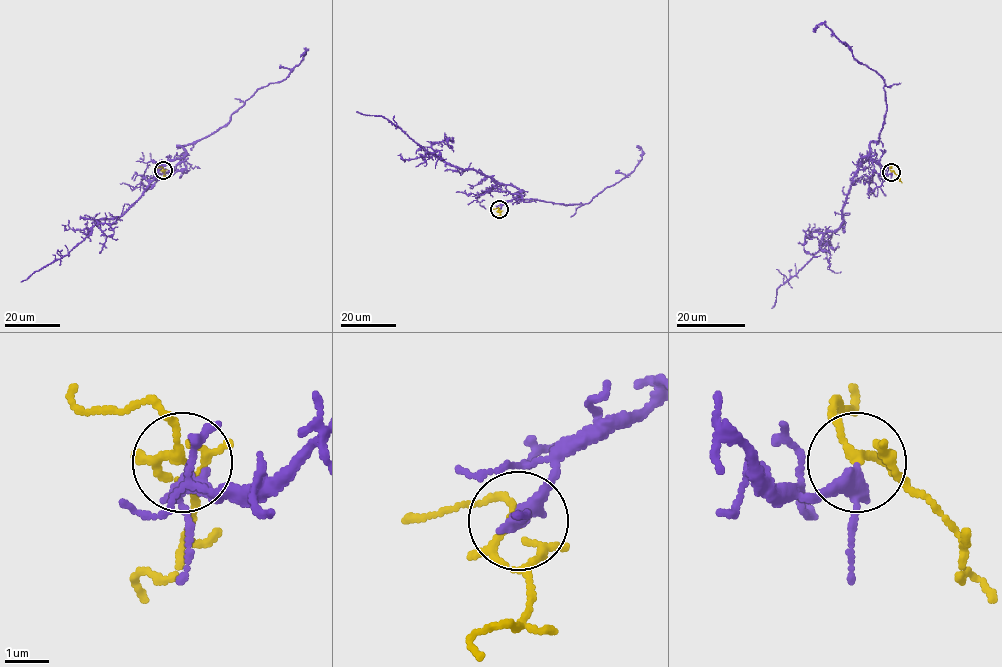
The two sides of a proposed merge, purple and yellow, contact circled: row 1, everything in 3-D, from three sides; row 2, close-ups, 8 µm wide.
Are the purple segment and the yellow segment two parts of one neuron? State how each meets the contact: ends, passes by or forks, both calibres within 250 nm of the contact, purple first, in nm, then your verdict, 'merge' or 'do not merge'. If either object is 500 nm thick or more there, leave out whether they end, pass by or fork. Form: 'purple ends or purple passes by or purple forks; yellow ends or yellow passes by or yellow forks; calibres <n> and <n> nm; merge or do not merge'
purple passes by; yellow forks; calibres 260 and 150 nm; merge

